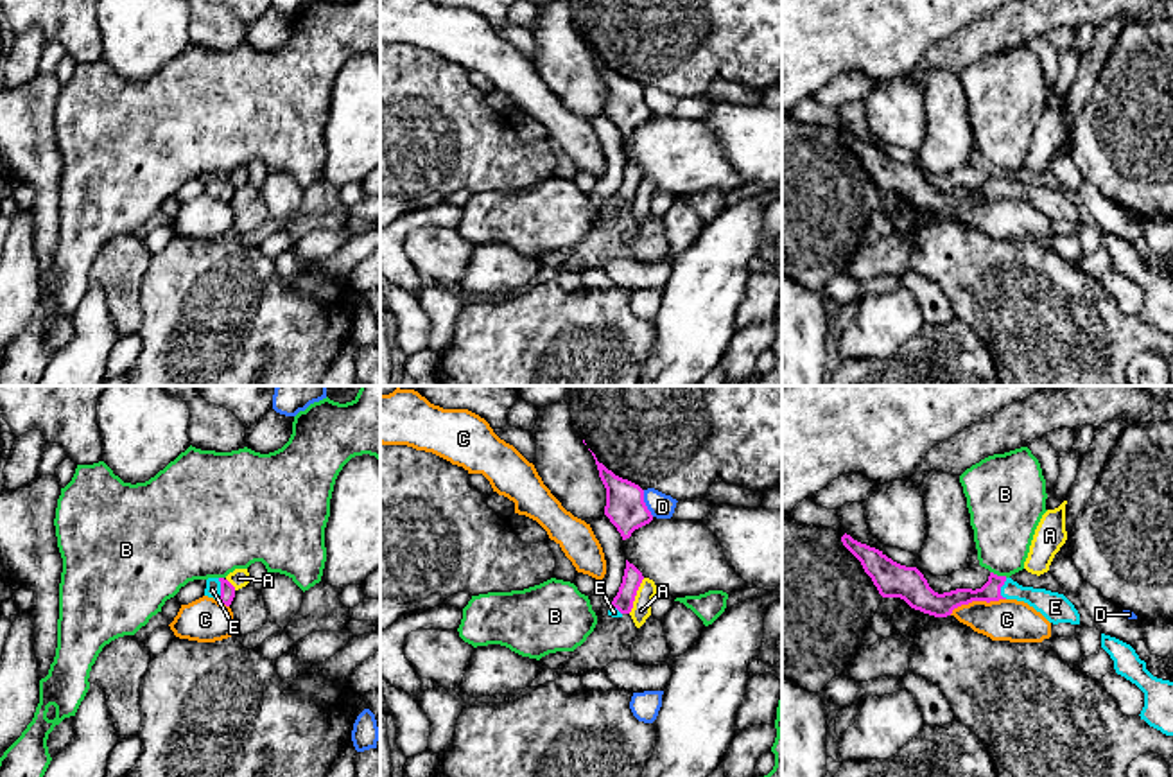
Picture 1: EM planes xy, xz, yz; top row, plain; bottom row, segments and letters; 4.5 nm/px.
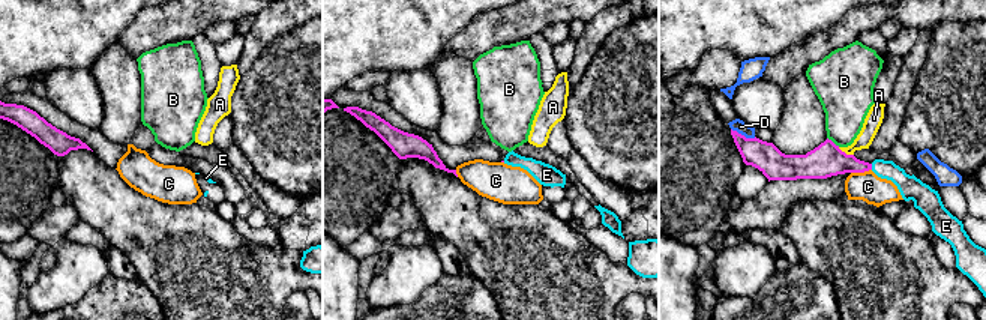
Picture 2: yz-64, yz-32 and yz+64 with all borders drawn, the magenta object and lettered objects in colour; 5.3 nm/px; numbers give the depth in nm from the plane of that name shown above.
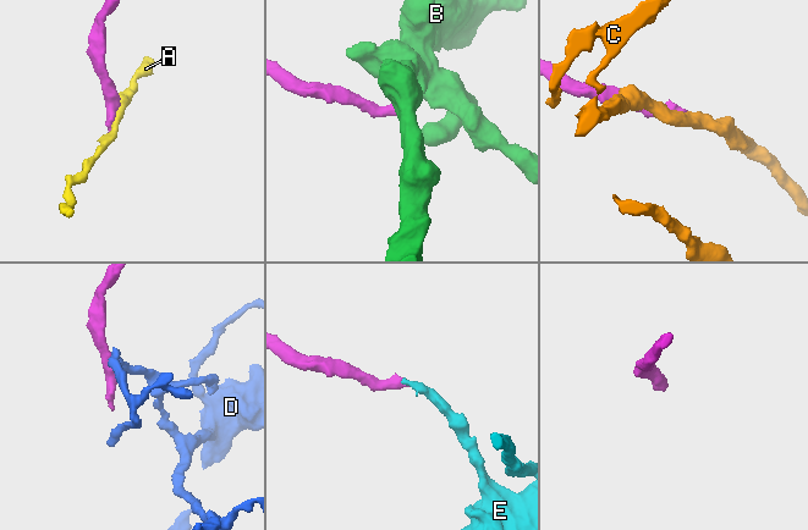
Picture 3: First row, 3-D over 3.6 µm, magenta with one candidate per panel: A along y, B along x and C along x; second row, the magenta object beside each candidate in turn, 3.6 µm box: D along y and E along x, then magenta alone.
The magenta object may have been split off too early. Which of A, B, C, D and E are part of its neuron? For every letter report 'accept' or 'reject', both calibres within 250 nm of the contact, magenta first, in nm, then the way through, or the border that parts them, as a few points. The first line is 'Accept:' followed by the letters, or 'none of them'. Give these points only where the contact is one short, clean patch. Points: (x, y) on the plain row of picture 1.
Accept: E
A: reject; calibres 90 and 90 nm; border xz (644, 176), (628, 210)
B: reject; calibres 90 and 280 nm; border yz (990, 169), (1007, 174)
C: reject; calibres 120 and 190 nm; border yz (1005, 196), (962, 201), (949, 212)
D: reject; calibres 180 and 110 nm; border xz (642, 88), (642, 99), (653, 113)
E: accept; calibres 90 and 120 nm; way yz (990, 189), (999, 187), (1025, 191), (1051, 203)

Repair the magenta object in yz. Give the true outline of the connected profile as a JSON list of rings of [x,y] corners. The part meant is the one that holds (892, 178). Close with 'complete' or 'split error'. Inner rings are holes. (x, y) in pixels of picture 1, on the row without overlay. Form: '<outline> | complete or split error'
[[[850,133],[841,135],[843,144],[861,160],[865,170],[872,176],[882,196],[900,196],[911,206],[934,215],[947,215],[954,206],[972,199],[1024,199],[1040,210],[1049,221],[1080,223],[1080,212],[1074,203],[1058,190],[1046,187],[1022,185],[1012,176],[990,170],[981,187],[956,187],[951,190],[934,190],[917,165],[906,165],[882,149],[854,138]]] | split error

